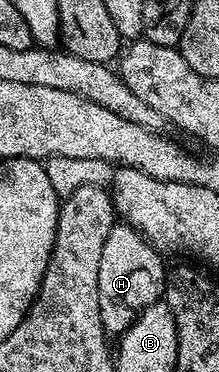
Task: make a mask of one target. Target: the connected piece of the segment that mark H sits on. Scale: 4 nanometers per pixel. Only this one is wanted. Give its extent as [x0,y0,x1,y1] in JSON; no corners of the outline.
[98,222,166,338]

